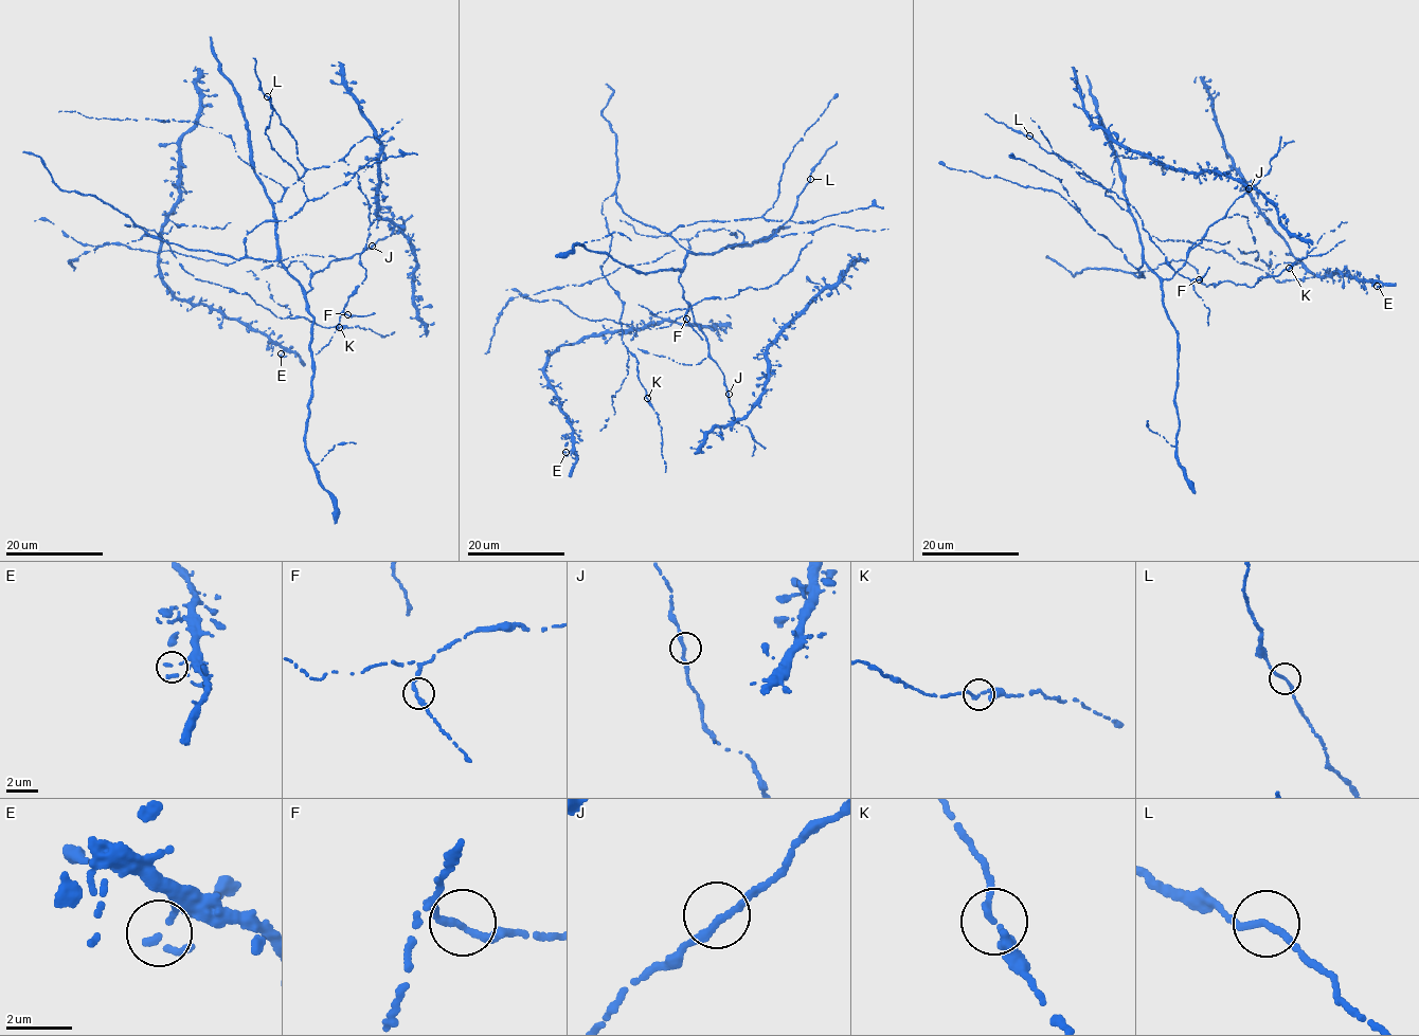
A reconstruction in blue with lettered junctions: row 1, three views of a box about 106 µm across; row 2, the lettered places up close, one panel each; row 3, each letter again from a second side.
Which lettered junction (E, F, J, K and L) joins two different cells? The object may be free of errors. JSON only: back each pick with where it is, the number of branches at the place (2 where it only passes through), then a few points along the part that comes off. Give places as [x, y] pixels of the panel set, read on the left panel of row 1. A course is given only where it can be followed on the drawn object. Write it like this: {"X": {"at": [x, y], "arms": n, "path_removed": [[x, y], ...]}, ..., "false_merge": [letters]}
{"false_merge": []}

